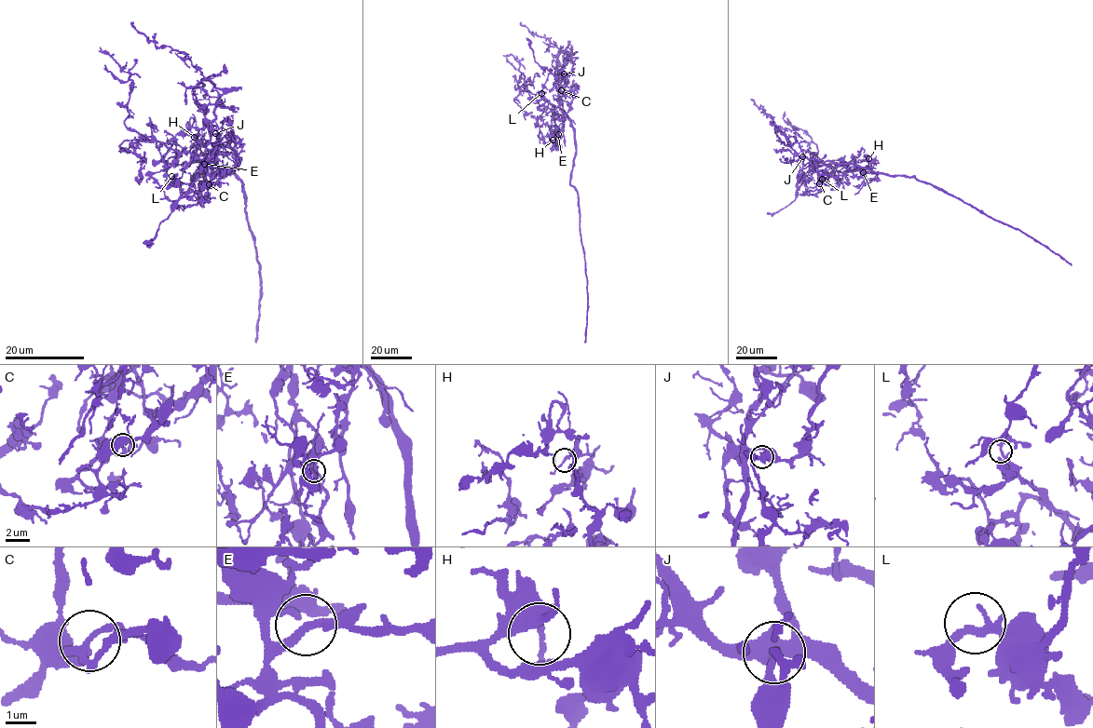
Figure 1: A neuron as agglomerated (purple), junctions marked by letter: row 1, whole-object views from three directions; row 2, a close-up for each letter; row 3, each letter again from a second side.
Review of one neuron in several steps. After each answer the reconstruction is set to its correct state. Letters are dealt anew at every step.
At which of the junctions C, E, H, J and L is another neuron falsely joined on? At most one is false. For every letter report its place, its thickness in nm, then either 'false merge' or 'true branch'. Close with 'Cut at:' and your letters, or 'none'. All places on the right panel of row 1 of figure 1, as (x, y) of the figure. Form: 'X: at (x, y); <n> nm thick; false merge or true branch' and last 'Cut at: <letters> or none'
C: at (819, 183); 240 nm thick; true branch
E: at (863, 172); 280 nm thick; true branch
H: at (868, 158); 180 nm thick; true branch
J: at (802, 156); 220 nm thick; false merge
L: at (822, 179); 200 nm thick; true branch
Cut at: J

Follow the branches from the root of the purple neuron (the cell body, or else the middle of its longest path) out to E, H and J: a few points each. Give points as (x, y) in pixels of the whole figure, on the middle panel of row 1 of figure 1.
E: (572, 166), (574, 130), (570, 118), (554, 107), (553, 121), (558, 134)
H: (572, 166), (574, 130), (570, 118), (557, 107), (553, 108), (553, 140)
J: (572, 166), (575, 132), (558, 97), (561, 76), (564, 74)

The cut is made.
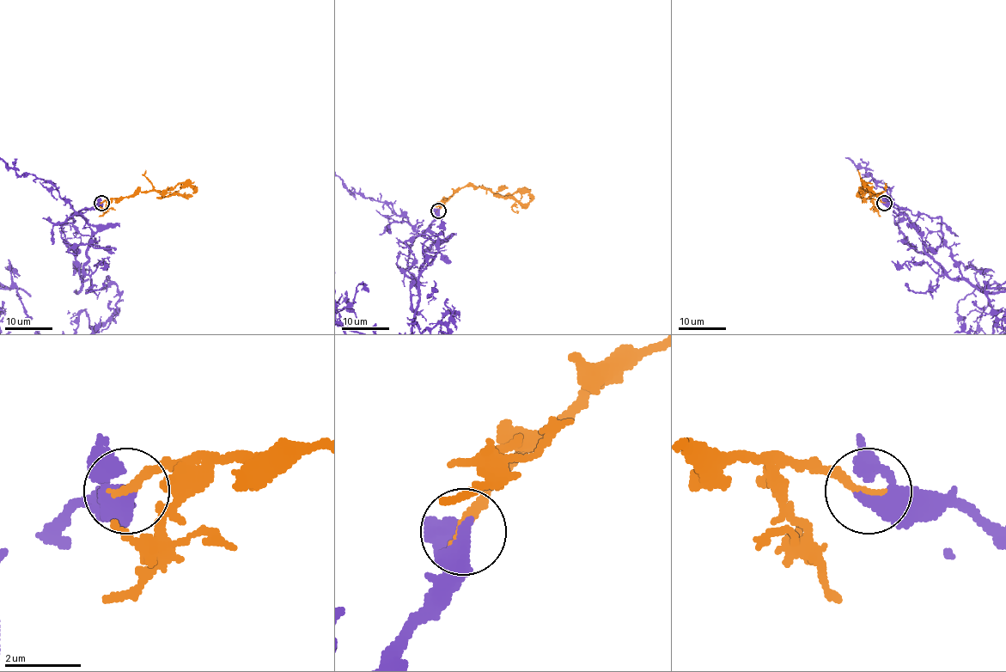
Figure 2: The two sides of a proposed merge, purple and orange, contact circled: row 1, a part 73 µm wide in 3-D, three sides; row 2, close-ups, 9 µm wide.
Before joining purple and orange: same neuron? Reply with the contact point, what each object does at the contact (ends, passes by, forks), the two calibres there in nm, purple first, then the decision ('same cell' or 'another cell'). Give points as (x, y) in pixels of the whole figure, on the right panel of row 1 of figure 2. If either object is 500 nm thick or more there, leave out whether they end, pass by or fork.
place (884, 203); purple passes by; orange ends; calibres 360 and 260 nm; same cell

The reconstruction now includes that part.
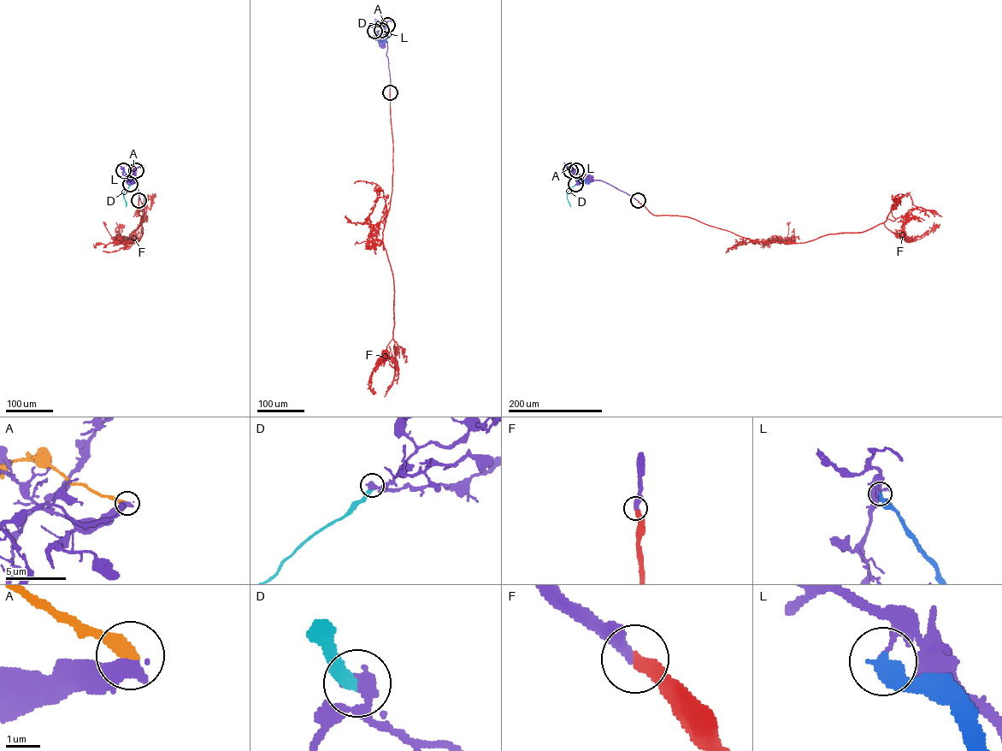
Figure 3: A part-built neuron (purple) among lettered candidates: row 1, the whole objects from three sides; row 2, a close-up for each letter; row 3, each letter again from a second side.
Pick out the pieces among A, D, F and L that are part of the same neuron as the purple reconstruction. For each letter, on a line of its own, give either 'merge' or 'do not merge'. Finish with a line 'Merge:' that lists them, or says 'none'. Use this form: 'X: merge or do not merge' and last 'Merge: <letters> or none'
A: do not merge
D: do not merge
F: merge
L: do not merge
Merge: F

